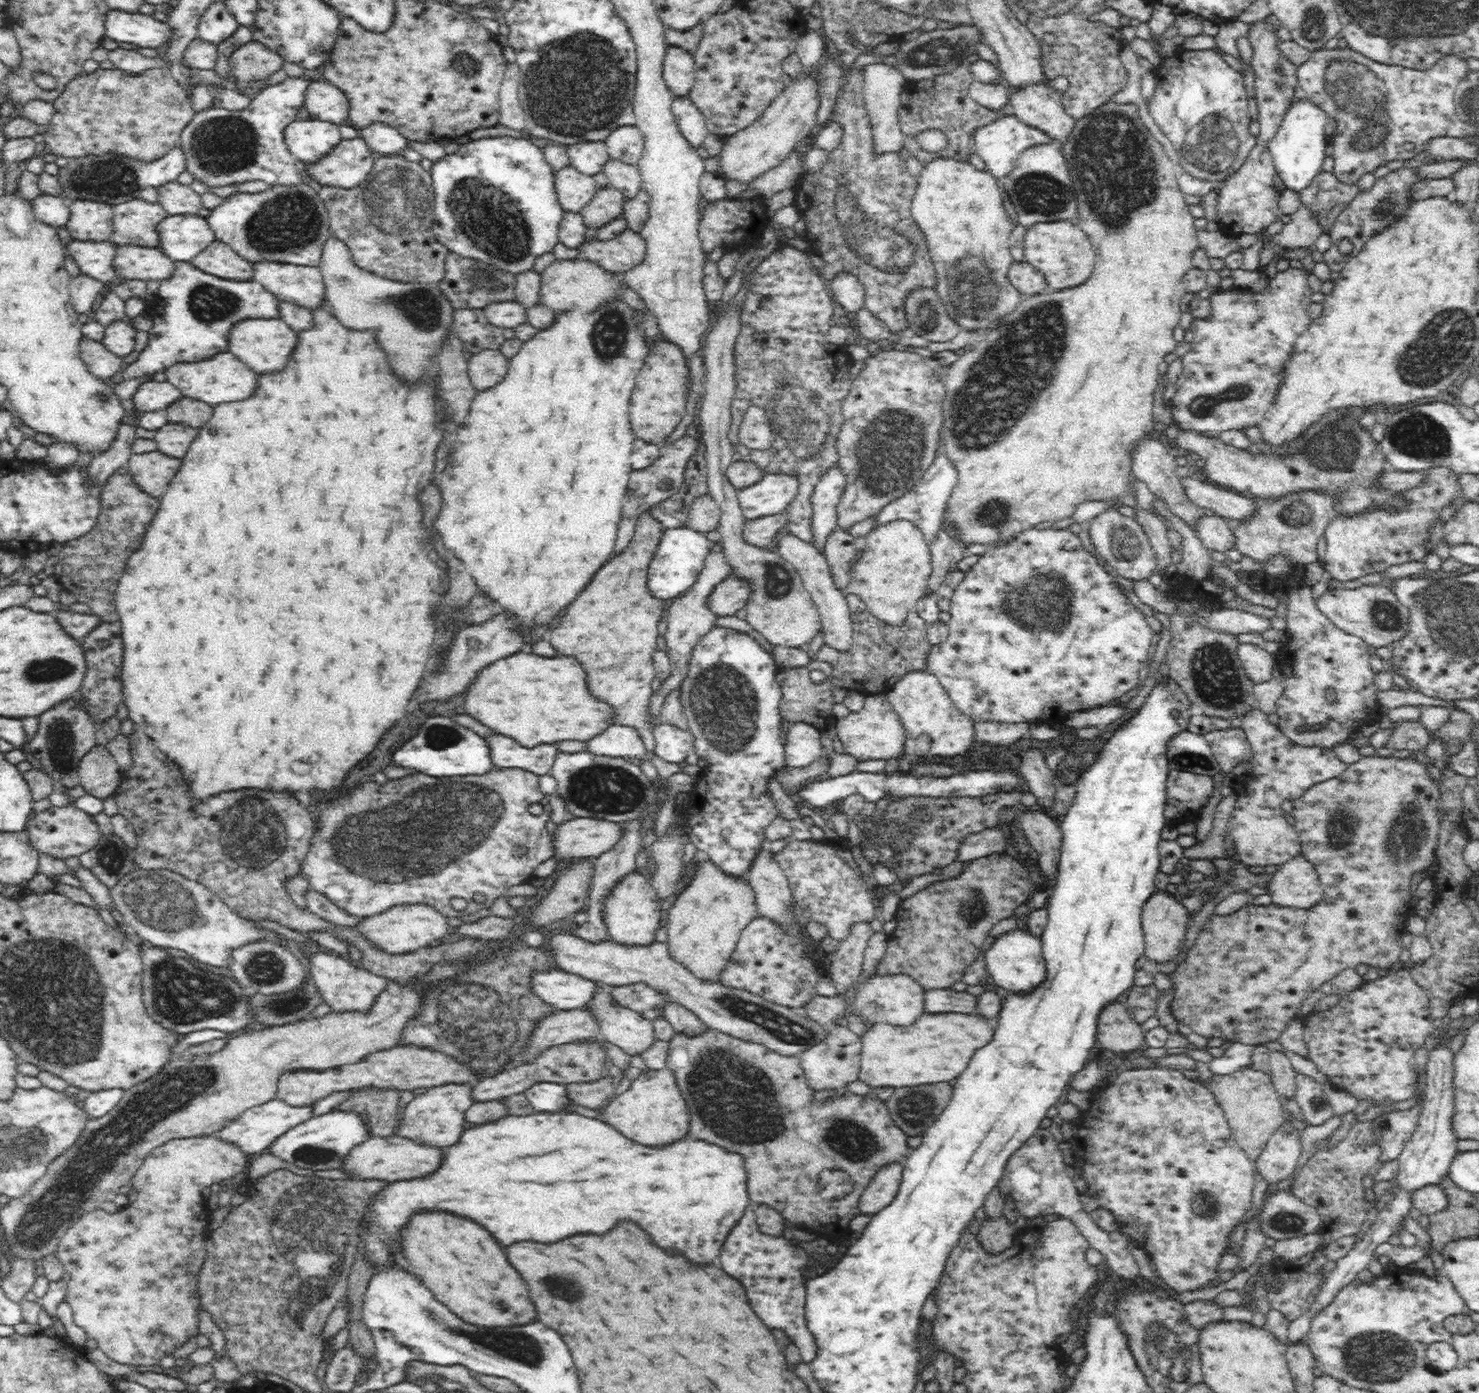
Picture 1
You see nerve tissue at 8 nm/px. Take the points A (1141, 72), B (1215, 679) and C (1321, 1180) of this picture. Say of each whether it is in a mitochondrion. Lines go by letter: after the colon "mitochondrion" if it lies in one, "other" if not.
A: other
B: mitochondrion
C: other

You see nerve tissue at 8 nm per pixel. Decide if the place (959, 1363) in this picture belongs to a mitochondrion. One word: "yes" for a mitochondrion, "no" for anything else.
no

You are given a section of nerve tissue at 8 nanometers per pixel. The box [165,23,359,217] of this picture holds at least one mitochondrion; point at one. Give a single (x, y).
(223, 145)

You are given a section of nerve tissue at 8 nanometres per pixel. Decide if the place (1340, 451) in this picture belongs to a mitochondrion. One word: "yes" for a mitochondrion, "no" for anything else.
yes

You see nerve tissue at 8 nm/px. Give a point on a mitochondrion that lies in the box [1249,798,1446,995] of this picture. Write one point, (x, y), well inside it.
(1340, 822)

